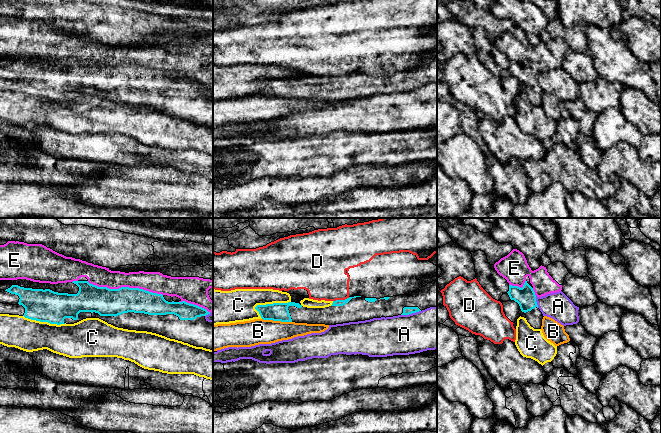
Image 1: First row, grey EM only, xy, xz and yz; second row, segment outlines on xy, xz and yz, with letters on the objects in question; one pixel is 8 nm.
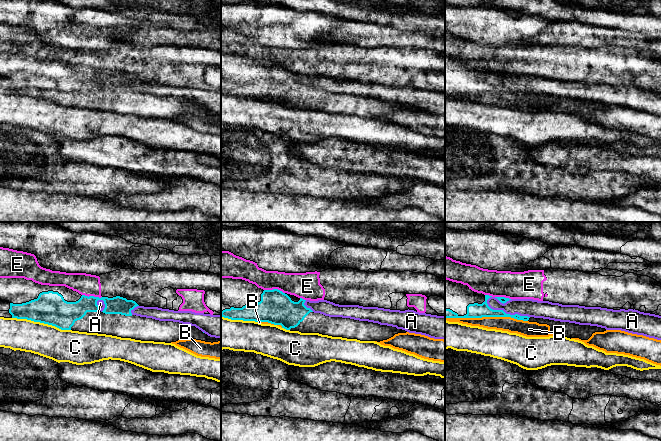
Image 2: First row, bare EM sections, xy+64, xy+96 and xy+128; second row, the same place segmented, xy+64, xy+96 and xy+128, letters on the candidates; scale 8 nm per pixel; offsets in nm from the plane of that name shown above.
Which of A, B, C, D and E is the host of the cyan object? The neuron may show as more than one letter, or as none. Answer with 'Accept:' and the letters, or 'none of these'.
Accept: none of these

